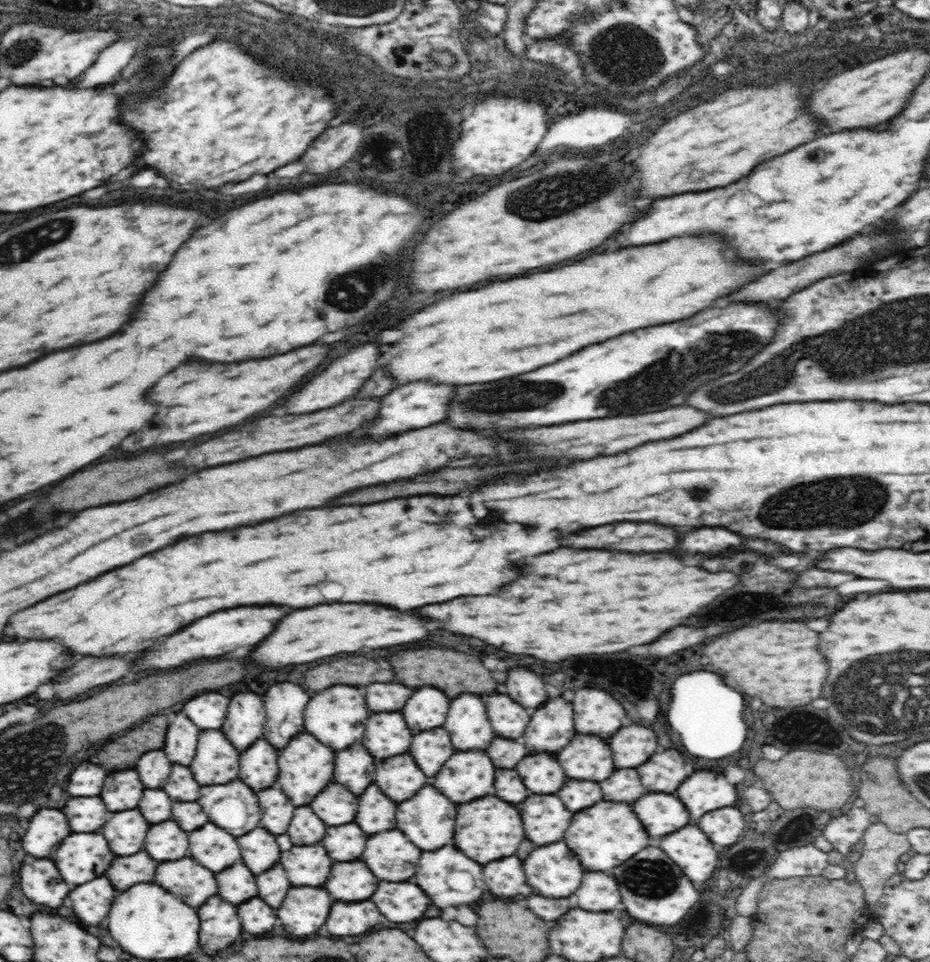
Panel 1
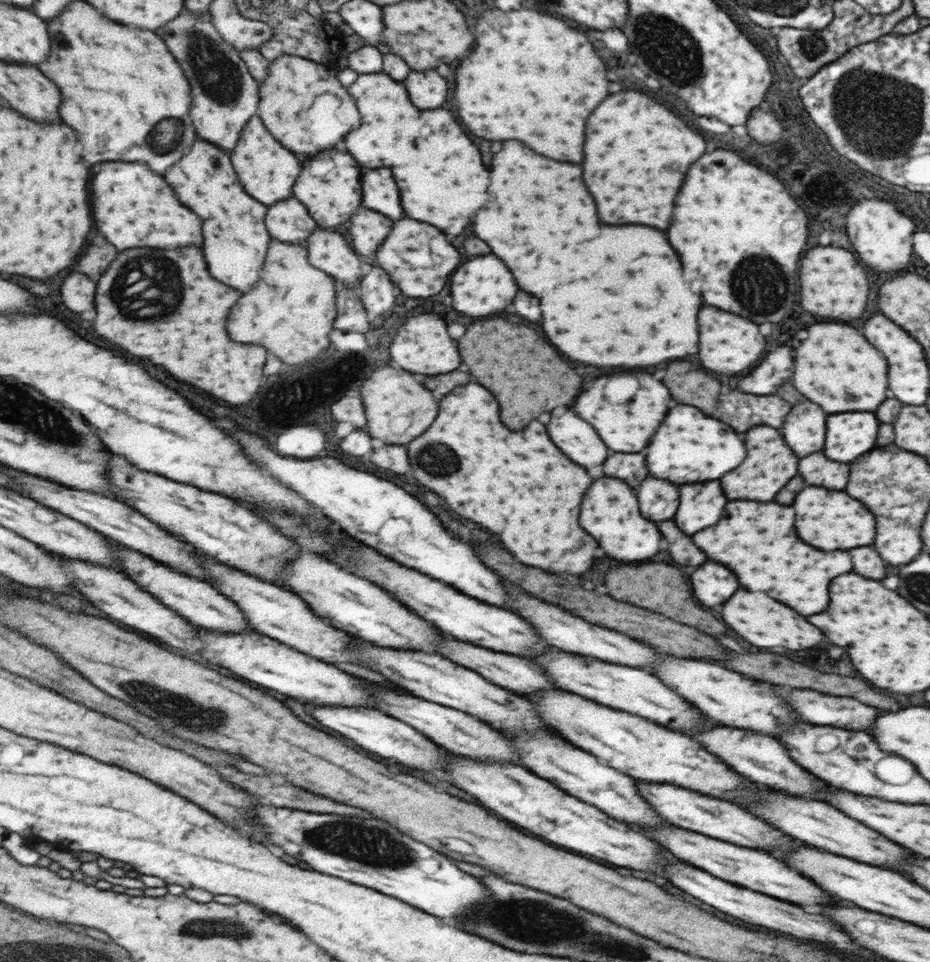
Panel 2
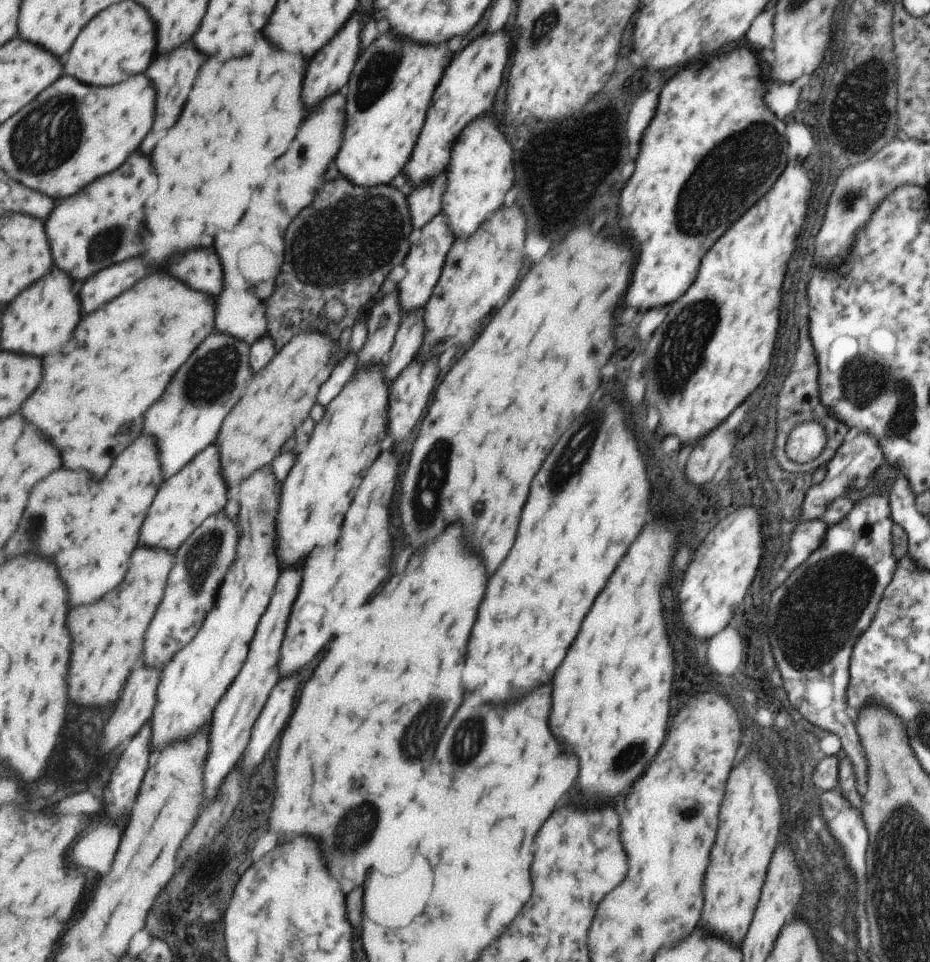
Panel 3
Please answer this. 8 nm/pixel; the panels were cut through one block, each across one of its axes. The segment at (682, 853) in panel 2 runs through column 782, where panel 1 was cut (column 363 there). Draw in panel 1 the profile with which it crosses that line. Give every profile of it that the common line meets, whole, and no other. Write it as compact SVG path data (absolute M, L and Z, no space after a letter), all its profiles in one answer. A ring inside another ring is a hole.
M336 862L326 882L334 900L366 900L376 892L378 880L364 862Z

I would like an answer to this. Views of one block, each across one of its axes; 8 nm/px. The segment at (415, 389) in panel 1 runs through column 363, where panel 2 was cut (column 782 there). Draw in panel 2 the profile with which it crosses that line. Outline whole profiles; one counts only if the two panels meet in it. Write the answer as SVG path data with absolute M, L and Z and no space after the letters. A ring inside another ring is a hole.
M801 400L795 404L795 412L791 412L791 420L783 424L781 432L787 436L787 444L791 444L795 456L803 458L811 452L819 452L825 438L825 414L817 404Z

